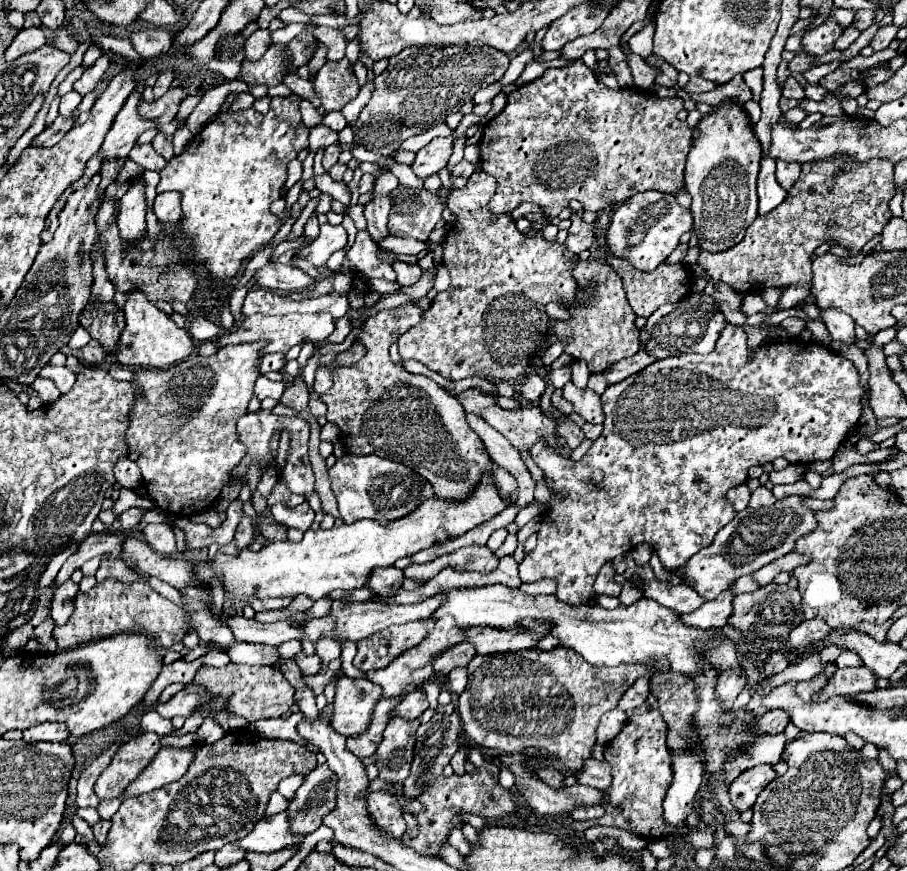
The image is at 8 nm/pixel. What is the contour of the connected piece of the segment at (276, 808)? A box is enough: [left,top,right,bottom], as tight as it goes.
[264,792,288,816]

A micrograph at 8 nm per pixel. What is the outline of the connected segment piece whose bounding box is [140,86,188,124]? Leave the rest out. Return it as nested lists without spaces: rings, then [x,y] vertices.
[[[178,86],[178,88],[170,88],[162,98],[158,98],[156,102],[148,104],[142,102],[140,104],[140,114],[144,114],[146,118],[152,118],[156,124],[168,124],[180,108],[180,102],[188,96],[188,90]]]

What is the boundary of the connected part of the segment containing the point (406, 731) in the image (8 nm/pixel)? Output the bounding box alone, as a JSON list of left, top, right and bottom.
[374,716,420,782]

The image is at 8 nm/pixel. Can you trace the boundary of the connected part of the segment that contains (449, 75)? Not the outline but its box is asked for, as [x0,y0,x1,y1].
[354,46,510,154]

